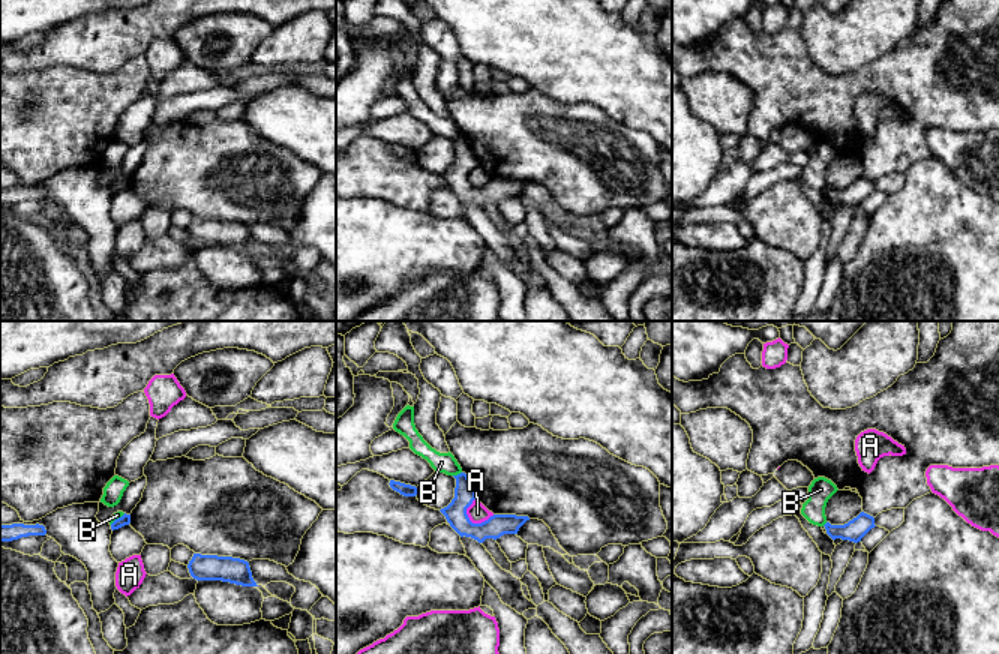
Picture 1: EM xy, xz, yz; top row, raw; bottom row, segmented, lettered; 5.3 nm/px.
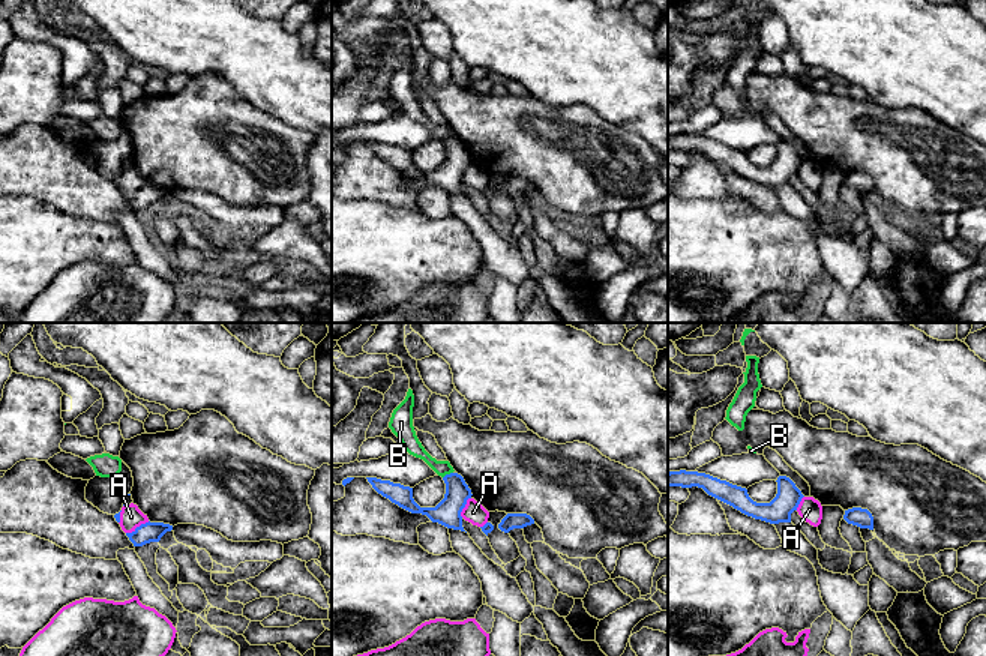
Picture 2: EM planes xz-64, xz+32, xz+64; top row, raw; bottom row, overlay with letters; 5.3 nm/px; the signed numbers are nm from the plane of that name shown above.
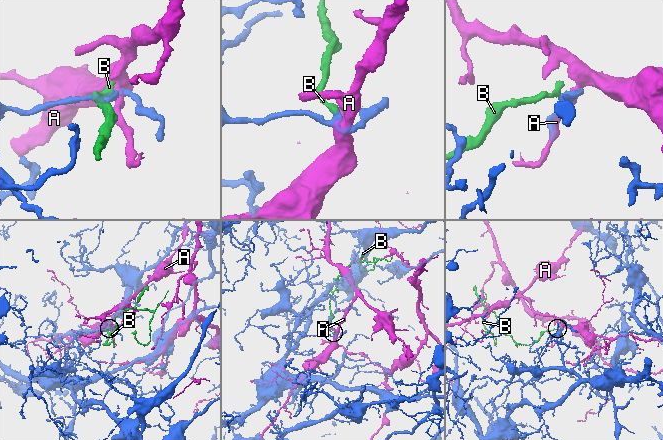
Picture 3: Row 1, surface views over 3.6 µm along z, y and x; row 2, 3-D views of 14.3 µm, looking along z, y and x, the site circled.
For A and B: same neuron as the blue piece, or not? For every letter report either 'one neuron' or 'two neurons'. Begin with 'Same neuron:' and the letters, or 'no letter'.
Same neuron: no letter
A: two neurons
B: two neurons

